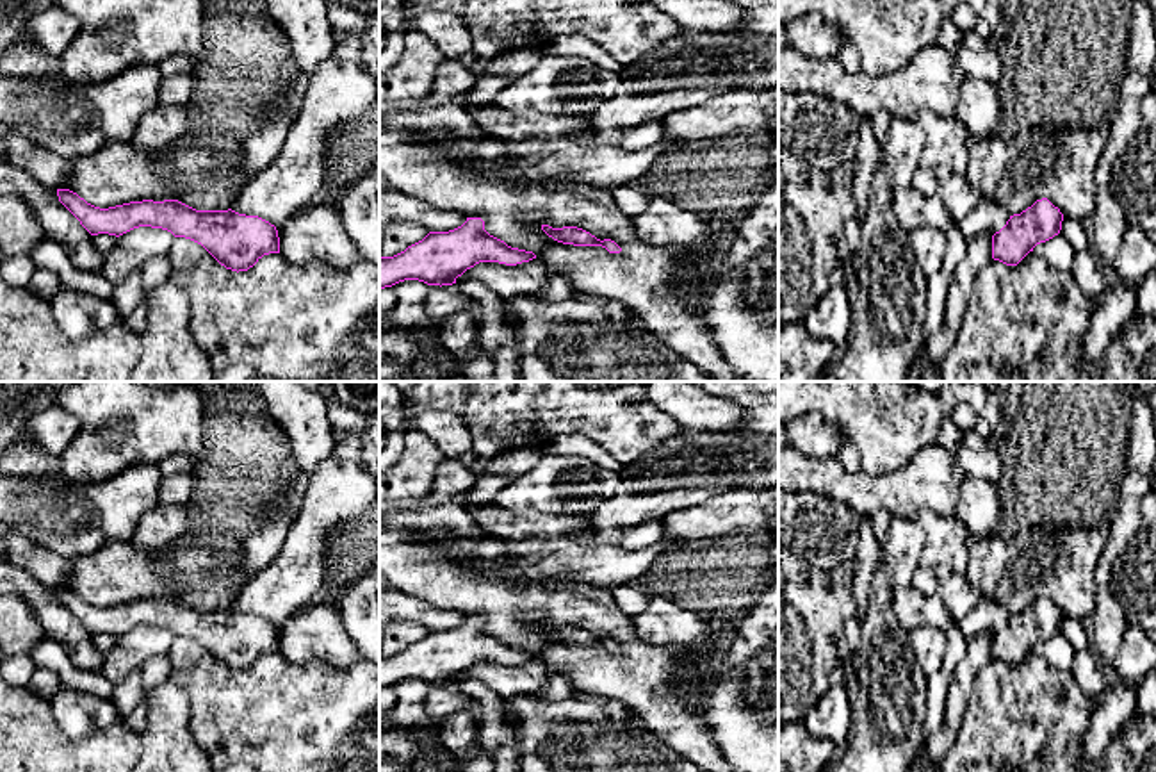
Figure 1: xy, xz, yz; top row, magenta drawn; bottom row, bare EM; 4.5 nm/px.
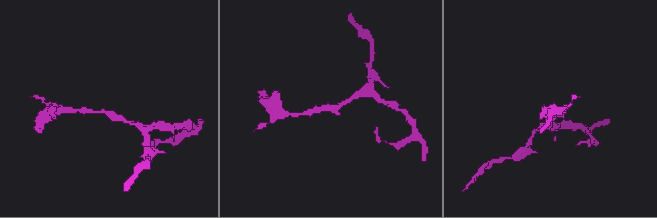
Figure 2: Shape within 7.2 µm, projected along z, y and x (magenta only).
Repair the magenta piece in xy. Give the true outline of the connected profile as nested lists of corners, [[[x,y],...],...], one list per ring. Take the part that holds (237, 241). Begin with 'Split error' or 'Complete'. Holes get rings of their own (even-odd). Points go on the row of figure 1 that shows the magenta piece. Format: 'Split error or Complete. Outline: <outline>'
Complete. Outline: [[[57,189],[59,201],[91,234],[123,235],[139,226],[162,228],[201,244],[221,266],[248,271],[264,255],[280,253],[274,225],[228,210],[196,210],[178,200],[142,200],[109,209],[87,203],[69,189]]]

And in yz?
Complete. Outline: [[[1047,198],[1037,200],[992,235],[992,259],[1017,266],[1033,248],[1060,234],[1063,214]]]

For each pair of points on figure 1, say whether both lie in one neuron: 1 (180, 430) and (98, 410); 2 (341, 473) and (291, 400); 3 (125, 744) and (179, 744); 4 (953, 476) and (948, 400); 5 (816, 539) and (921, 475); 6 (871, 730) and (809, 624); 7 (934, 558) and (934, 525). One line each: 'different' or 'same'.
1: same
2: different
3: different
4: different
5: different
6: different
7: same

